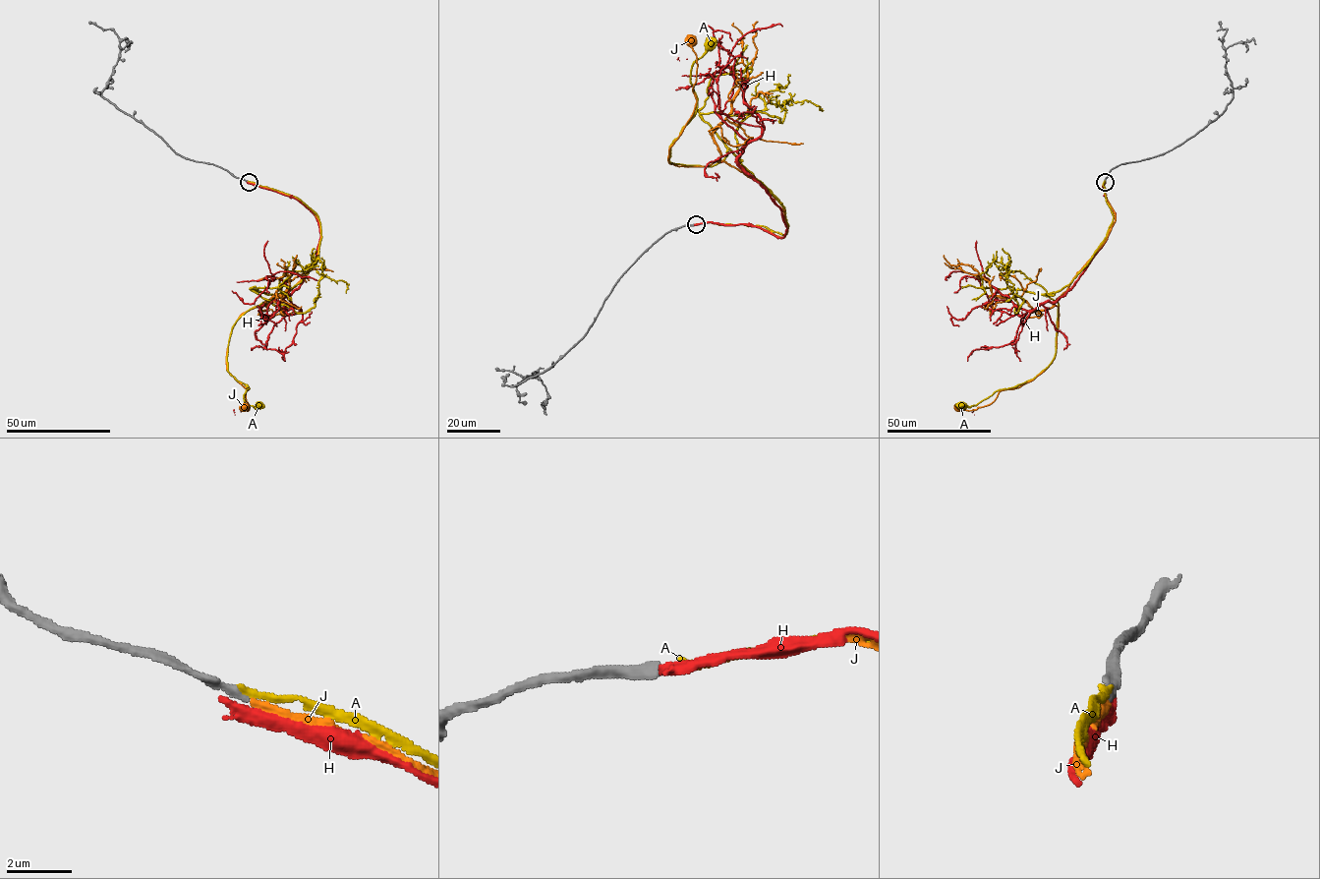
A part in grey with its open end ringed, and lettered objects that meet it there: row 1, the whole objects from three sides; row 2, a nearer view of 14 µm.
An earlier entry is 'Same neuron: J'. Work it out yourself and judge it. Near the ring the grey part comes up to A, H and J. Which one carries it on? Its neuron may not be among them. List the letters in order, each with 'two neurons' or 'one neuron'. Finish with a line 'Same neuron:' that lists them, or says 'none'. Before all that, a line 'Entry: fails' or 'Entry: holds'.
Entry: holds
A: two neurons
H: two neurons
J: one neuron
Same neuron: J

